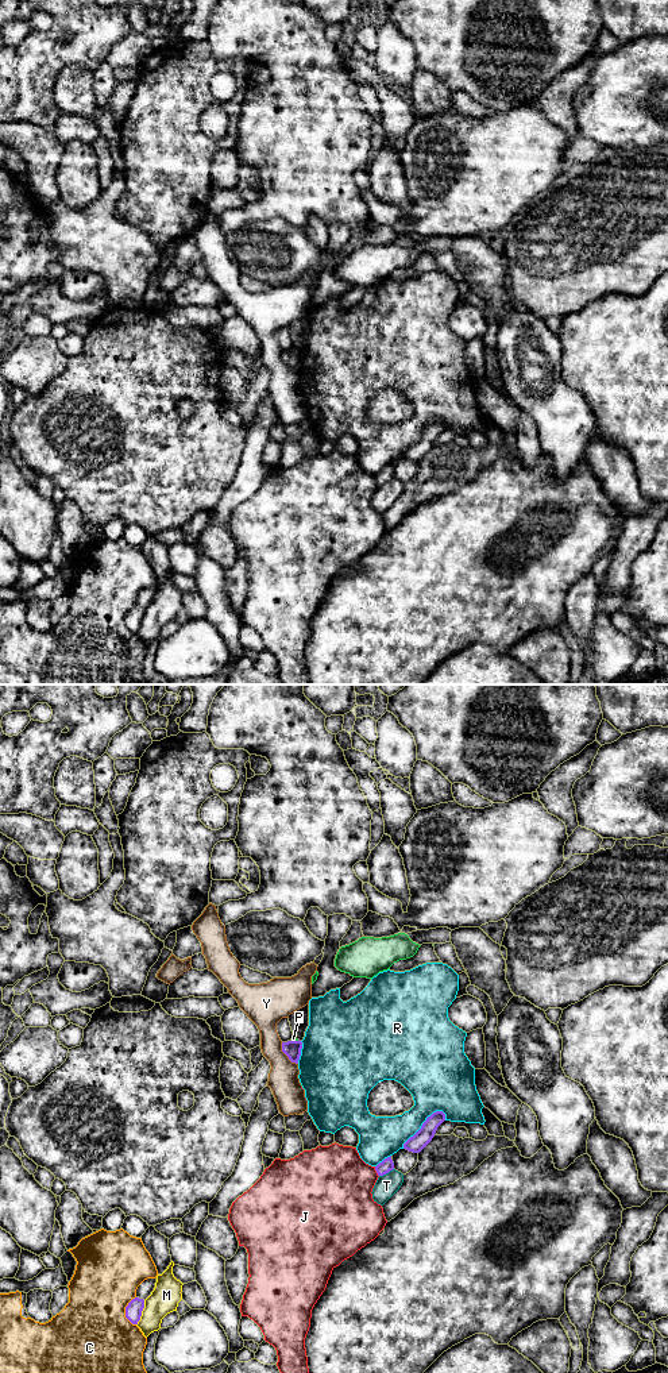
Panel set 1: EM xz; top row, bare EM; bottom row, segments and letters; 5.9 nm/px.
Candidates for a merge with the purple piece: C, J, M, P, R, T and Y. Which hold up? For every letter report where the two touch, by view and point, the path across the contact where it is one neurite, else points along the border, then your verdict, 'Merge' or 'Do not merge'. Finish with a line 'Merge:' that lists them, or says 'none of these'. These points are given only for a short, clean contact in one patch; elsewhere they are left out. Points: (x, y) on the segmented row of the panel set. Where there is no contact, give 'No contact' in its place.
C: Touches purple at xz (126, 1311). Do not merge
J: Touches purple at xz (377, 1172). Do not merge
M: Touches purple at xz (141, 1312). Do not merge
P: Touches purple at xz (294, 1041). Boundary: xz (298, 1040), (292, 1041). Do not merge
R: Touches purple at xz (423, 1123). Do not merge
T: Touches purple at xz (386, 1172). Do not merge
Y: Touches purple at xz (285, 1053). Do not merge
Merge: none of these

